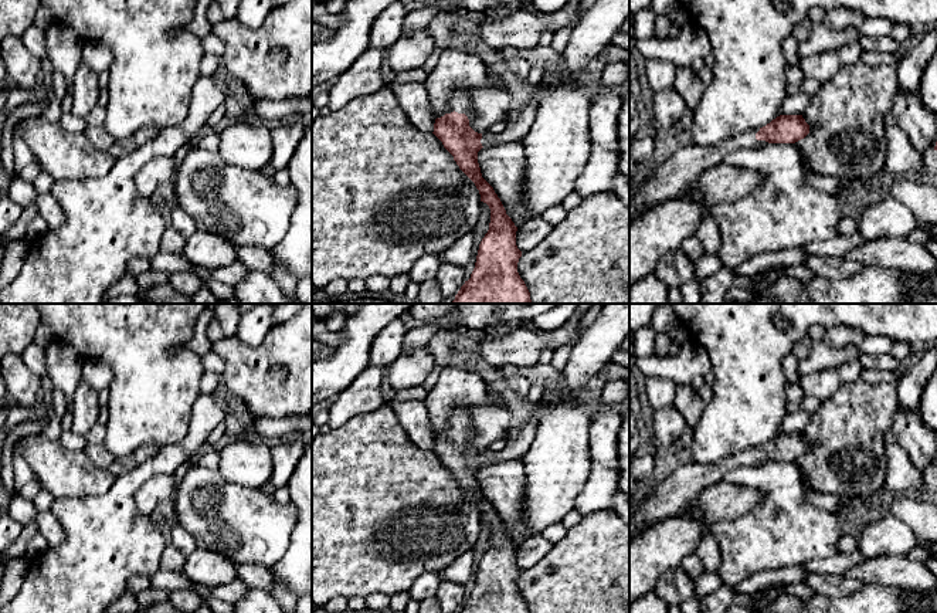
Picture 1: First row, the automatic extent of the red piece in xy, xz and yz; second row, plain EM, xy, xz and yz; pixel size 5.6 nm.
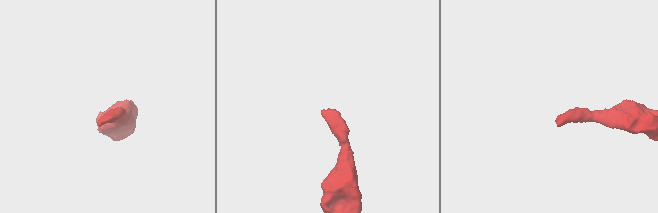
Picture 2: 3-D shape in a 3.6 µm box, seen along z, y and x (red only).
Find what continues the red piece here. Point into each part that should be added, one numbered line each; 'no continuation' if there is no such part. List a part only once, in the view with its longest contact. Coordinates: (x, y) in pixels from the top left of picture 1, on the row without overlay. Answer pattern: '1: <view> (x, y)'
1: xz (459, 419)

